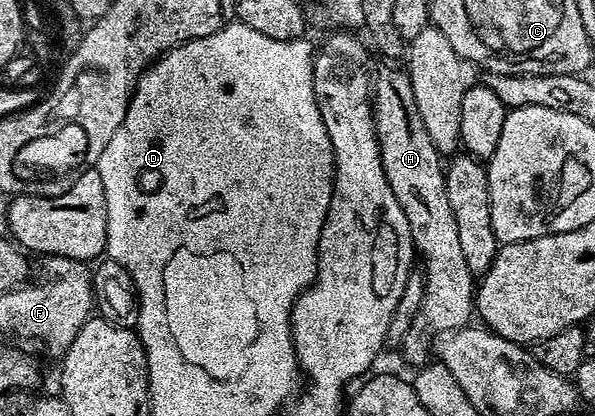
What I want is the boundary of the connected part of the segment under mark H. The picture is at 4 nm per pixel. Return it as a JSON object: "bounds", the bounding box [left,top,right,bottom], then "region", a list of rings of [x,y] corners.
{"bounds":[372,69,476,367],"region":[[[382,69],[373,74],[372,104],[384,175],[388,179],[388,187],[392,187],[392,195],[396,195],[396,203],[400,203],[400,211],[404,211],[404,219],[408,219],[408,231],[412,235],[414,252],[420,258],[420,268],[426,283],[420,311],[416,311],[416,319],[412,319],[412,327],[408,327],[408,335],[404,335],[400,346],[400,352],[414,367],[421,367],[431,360],[432,346],[437,338],[444,333],[451,333],[453,329],[465,329],[471,324],[470,315],[472,317],[475,312],[476,277],[468,271],[464,251],[460,248],[456,215],[452,215],[452,207],[448,203],[443,158],[436,151],[432,139],[428,139],[424,119],[420,119],[420,111],[416,111],[416,95],[412,95],[410,74],[398,69]]]}

